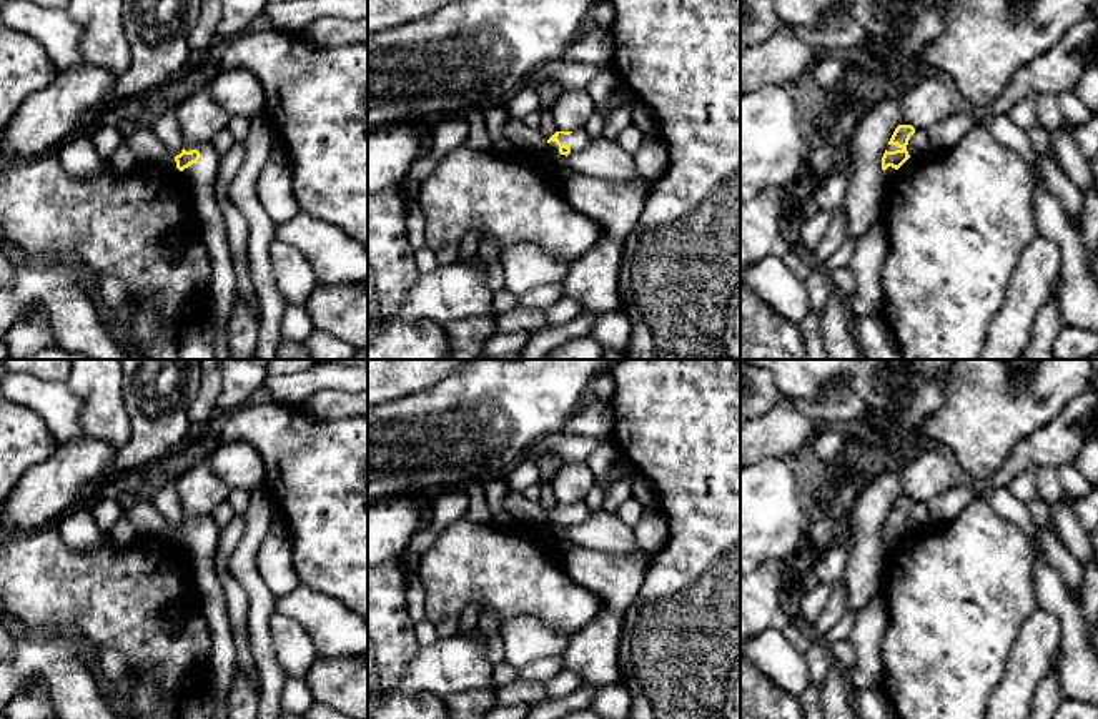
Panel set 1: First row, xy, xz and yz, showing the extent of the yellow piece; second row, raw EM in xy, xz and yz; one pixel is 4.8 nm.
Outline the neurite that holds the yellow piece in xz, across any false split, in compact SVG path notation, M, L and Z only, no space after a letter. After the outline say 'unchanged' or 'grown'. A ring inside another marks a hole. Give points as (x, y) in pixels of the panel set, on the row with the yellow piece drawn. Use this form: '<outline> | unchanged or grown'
M586 128L576 131L556 131L547 140L547 151L559 151L561 155L569 155L571 151L581 151L591 143Z | grown

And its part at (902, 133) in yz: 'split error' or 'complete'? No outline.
split error

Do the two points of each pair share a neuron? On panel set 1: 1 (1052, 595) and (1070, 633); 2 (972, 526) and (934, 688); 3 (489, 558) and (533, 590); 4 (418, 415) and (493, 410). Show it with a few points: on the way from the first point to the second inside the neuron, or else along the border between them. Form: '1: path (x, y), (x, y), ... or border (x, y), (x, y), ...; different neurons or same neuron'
1: path (1060, 604), (1070, 614), (1070, 623); same neuron
2: path (972, 566), (970, 581), (957, 595), (945, 648); same neuron
3: path (499, 568), (506, 575), (518, 575), (523, 580); same neuron
4: path (436, 415), (474, 415); same neuron

